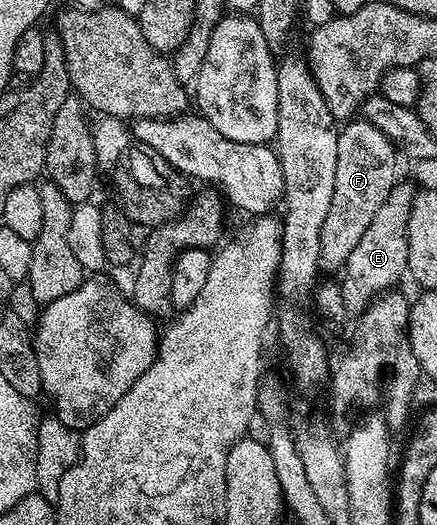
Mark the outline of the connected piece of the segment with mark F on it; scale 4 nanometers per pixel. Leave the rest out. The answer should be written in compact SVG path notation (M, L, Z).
M361 117L347 122L339 130L338 139L336 183L328 215L324 218L323 228L320 229L318 259L319 268L323 272L335 273L345 268L352 249L356 249L360 237L364 237L364 229L368 229L368 224L372 222L372 217L376 217L380 205L384 205L388 193L392 193L399 178L398 159L400 160L394 142L380 129L376 129L376 125Z

